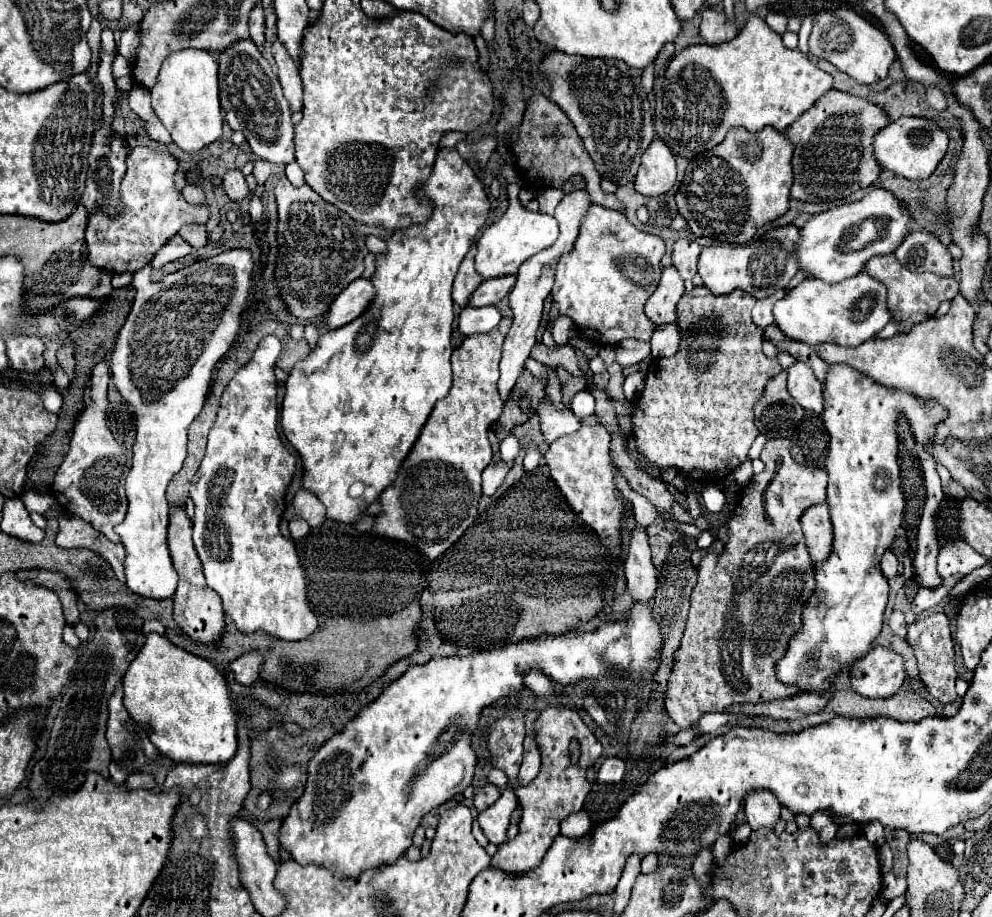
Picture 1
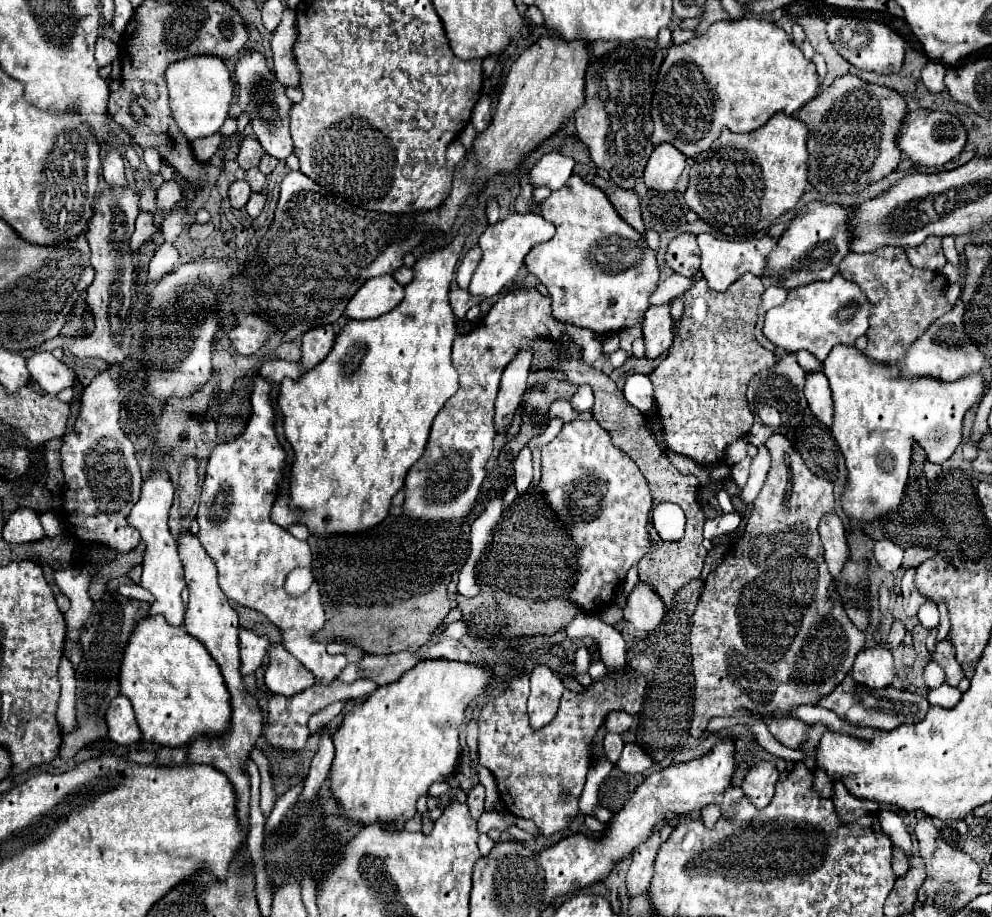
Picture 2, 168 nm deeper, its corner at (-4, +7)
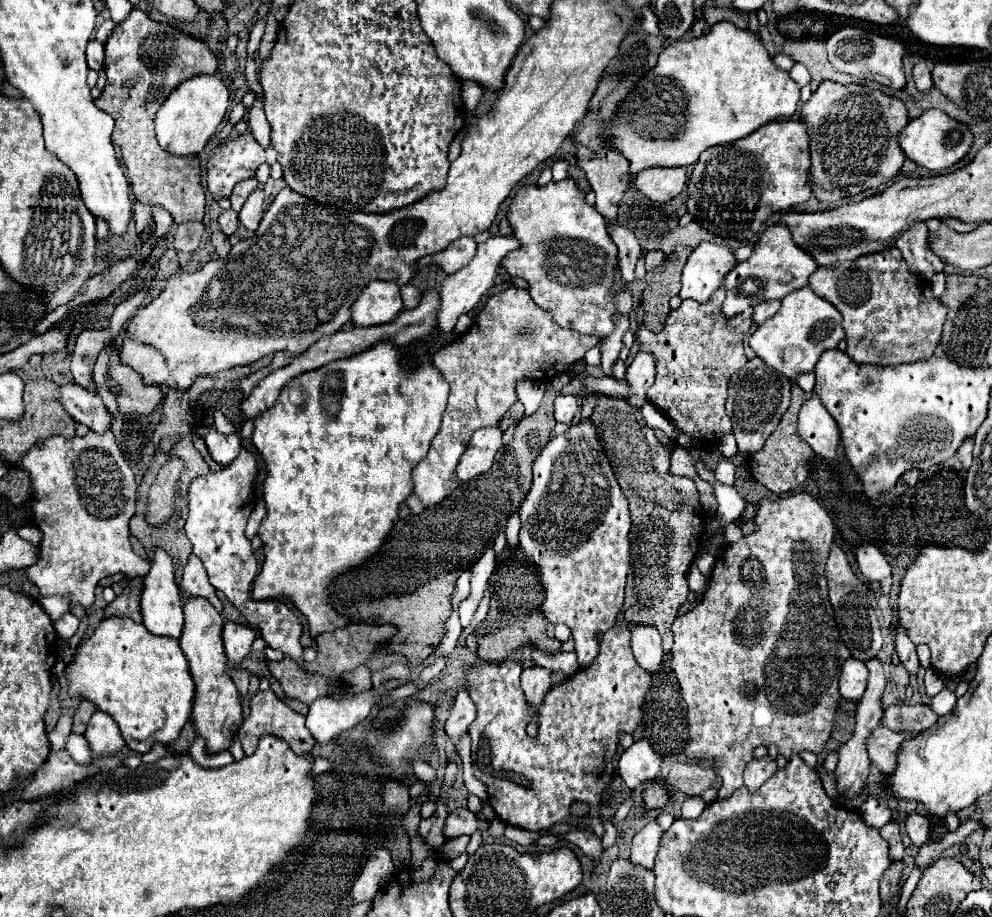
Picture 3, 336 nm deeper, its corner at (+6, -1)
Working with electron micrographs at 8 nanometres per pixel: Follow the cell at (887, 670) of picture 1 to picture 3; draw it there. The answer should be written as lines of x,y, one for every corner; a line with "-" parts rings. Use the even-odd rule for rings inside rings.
848,658
840,674
840,696
850,702
860,700
866,690
866,680
868,680
866,664
856,658

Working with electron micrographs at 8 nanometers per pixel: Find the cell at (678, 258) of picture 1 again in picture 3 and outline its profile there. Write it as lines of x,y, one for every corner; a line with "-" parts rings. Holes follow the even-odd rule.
650,250
650,252
646,252
646,256
644,256
644,266
646,266
646,270
652,270
652,268
660,266
664,260
666,260
664,252
660,252
660,250

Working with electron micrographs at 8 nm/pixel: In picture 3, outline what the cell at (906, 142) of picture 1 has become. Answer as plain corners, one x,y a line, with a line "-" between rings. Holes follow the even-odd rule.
930,108
922,116
908,122
908,126
898,134
898,142
904,150
904,154
912,162
916,162
922,168
942,172
942,170
950,168
952,164
960,162
968,154
968,150
974,142
974,134
966,124
950,118
946,112

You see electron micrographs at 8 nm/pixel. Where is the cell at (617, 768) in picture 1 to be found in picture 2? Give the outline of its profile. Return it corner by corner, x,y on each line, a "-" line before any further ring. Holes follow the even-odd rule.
626,744
620,760
616,762
616,768
620,768
626,774
644,774
652,766
652,758
644,754
644,750
638,744

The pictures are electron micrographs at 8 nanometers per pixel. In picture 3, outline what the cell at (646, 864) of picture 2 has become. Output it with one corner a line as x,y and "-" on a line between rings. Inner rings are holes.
656,820
648,822
632,840
632,854
630,860
634,864
652,868
654,866
654,856
658,852
660,846
660,838
662,838
662,828

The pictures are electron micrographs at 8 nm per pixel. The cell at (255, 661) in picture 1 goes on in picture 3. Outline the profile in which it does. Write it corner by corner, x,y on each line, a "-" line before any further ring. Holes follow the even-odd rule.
236,622
224,624
222,640
224,640
224,650
230,666
236,666
250,654
254,638
256,638
256,632
250,626
236,624

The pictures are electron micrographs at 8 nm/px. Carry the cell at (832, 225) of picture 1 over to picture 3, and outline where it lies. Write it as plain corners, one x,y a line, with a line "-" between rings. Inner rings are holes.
768,226
758,244
754,246
752,254
748,260
744,262
738,262
734,270
728,272
728,278
724,278
722,286
726,288
726,300
722,302
722,314
724,318
734,318
736,314
744,312
746,306
756,306
760,302
766,302
766,300
782,300
786,294
798,290
798,288
804,288
808,284
808,276
816,270
816,262
810,254
806,254
804,250
800,250
794,242
792,242
792,236
790,236
790,230
786,226
-
746,278
752,278
752,280
758,280
760,286
762,286
762,292
760,294
754,294
754,296
742,296
738,292
738,286
740,282
744,282

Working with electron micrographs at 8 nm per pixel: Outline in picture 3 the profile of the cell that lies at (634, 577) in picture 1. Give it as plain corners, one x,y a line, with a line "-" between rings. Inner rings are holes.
628,626
632,630
632,652
636,662
648,672
656,674
662,664
662,640
652,626

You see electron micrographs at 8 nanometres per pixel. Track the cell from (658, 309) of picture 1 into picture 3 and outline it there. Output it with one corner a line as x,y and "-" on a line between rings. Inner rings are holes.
636,352
634,360
630,362
628,372
626,372
626,382
630,386
628,402
634,408
640,408
640,406
644,406
648,402
646,400
646,392
652,386
654,376
656,376
656,368
654,368
652,354
648,354
648,352

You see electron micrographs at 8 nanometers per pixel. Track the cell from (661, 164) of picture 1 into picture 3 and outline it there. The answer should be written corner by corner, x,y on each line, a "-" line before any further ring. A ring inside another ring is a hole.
648,168
642,170
634,184
652,202
668,202
686,190
690,168

